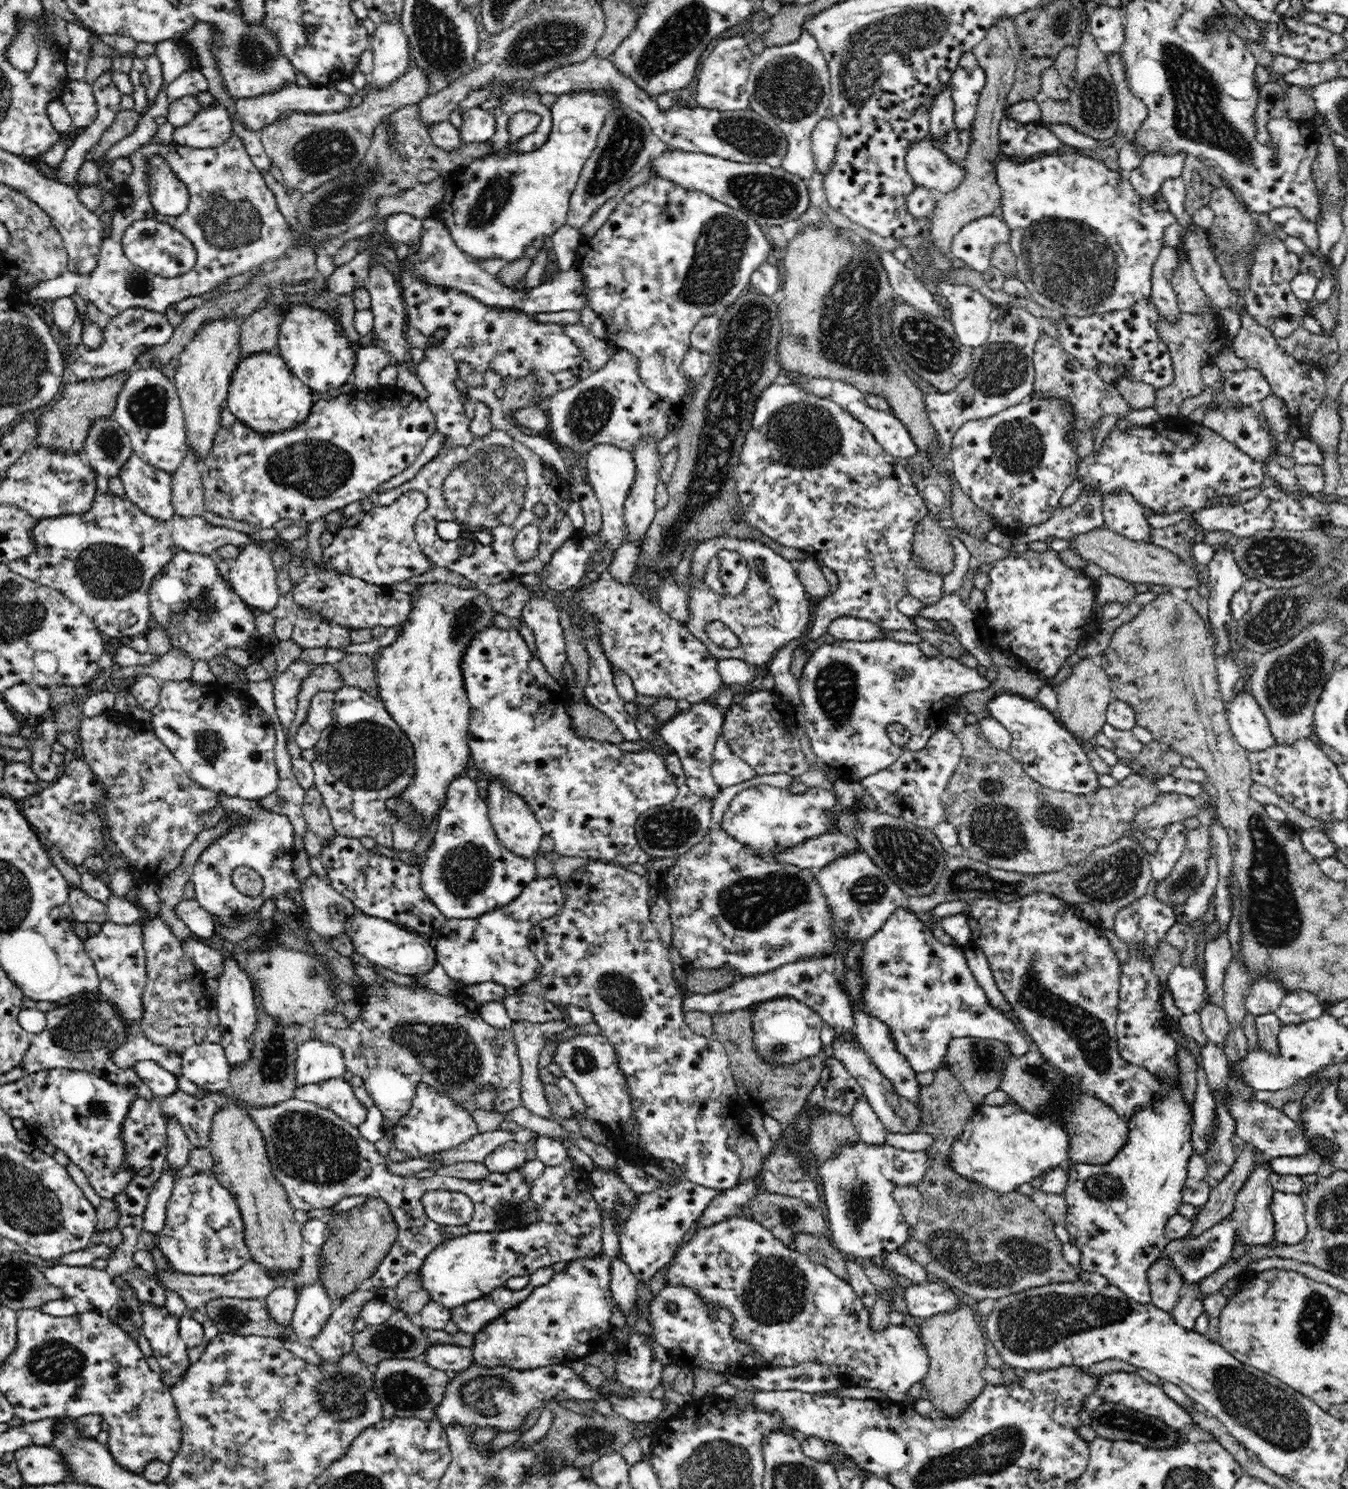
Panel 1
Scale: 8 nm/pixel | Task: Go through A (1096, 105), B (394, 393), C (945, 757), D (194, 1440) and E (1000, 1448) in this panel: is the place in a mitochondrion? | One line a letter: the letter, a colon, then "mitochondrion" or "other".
A: mitochondrion
B: other
C: other
D: other
E: mitochondrion

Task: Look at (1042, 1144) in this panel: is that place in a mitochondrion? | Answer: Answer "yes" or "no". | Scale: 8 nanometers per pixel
no

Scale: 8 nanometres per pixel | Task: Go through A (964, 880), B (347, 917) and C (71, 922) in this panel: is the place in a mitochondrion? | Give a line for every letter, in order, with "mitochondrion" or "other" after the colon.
A: mitochondrion
B: other
C: other

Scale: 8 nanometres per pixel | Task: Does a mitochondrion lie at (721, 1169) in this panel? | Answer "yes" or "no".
no

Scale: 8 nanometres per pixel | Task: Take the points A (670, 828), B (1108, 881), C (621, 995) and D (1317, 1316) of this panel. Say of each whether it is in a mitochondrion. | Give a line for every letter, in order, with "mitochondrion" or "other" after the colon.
A: mitochondrion
B: mitochondrion
C: mitochondrion
D: mitochondrion

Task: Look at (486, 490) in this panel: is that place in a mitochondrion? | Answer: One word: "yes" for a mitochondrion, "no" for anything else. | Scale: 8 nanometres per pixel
yes

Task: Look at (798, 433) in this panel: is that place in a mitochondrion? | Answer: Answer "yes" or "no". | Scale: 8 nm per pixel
yes

